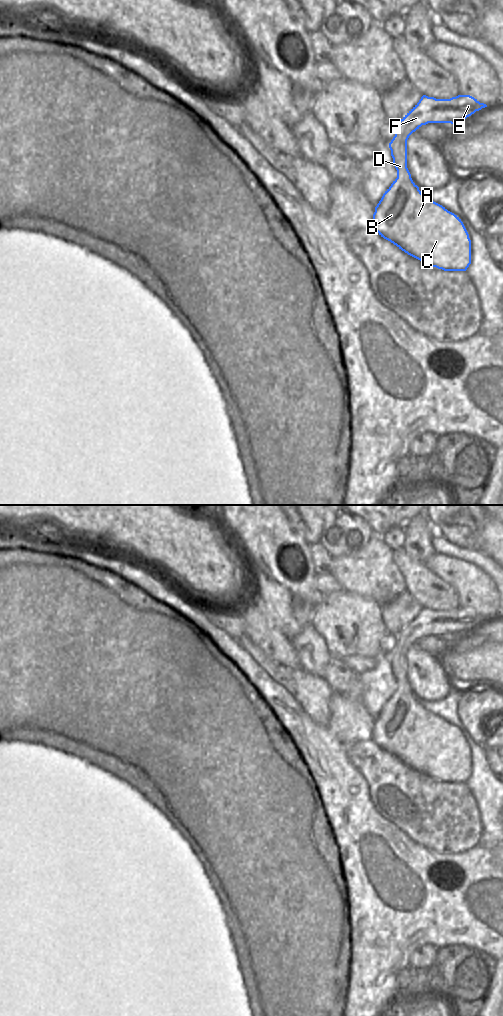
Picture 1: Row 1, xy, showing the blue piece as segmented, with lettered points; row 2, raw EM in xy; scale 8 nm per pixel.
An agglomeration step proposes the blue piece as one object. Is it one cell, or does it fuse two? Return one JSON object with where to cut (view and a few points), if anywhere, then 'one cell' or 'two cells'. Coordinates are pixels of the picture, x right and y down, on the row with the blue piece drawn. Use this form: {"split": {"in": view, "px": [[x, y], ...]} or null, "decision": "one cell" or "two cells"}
{"split": null, "decision": "one cell"}

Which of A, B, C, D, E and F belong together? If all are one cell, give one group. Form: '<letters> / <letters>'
A B C D E F

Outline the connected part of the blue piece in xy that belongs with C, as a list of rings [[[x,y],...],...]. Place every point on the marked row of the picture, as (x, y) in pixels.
[[[423,95],[419,102],[397,122],[395,136],[389,143],[397,178],[375,207],[371,229],[408,255],[444,271],[467,270],[471,264],[471,240],[461,219],[442,205],[428,199],[413,182],[407,168],[407,140],[422,125],[451,123],[457,126],[485,107],[486,104],[480,103],[470,95],[458,95],[450,99],[436,99]]]

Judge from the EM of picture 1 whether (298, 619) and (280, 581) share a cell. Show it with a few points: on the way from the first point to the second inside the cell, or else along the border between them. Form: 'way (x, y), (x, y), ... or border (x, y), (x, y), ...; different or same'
way (289, 610), (286, 590); same

